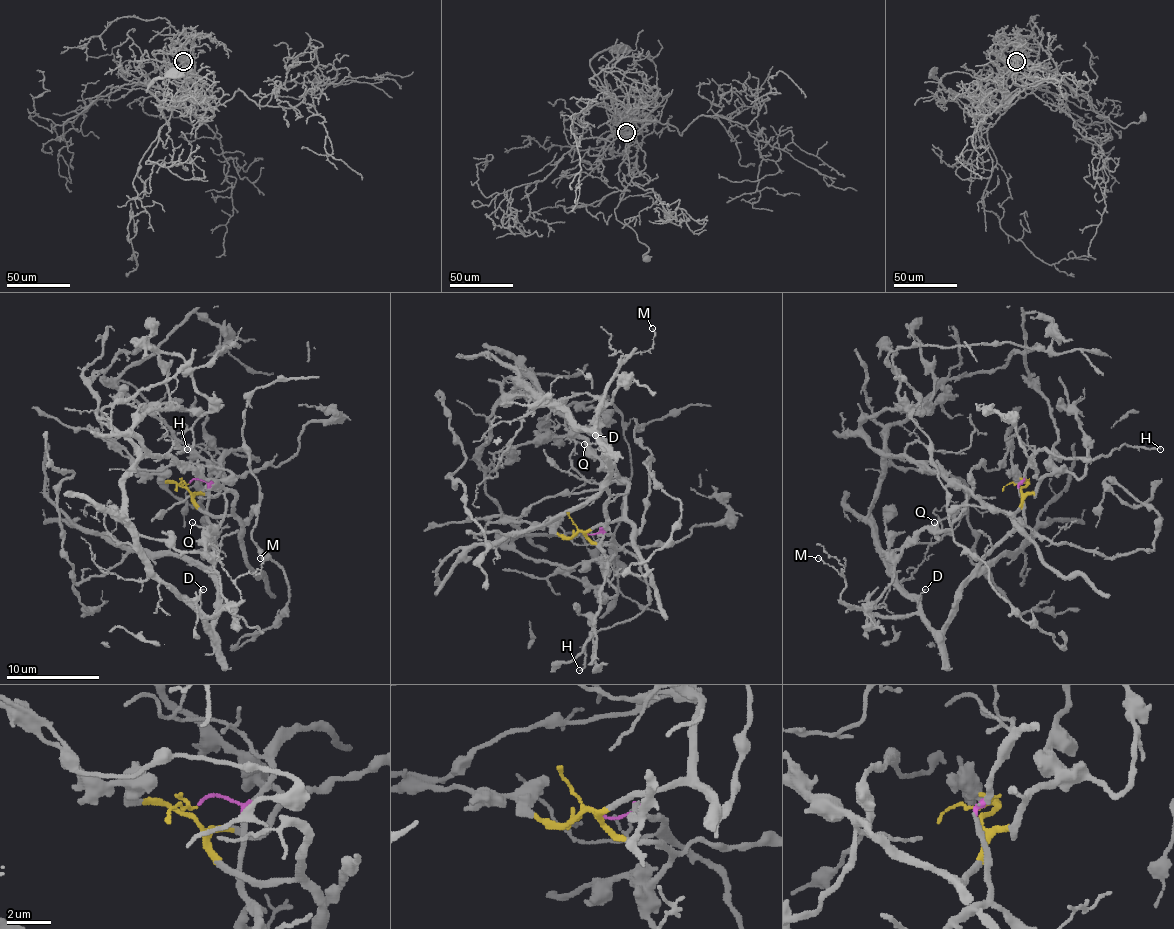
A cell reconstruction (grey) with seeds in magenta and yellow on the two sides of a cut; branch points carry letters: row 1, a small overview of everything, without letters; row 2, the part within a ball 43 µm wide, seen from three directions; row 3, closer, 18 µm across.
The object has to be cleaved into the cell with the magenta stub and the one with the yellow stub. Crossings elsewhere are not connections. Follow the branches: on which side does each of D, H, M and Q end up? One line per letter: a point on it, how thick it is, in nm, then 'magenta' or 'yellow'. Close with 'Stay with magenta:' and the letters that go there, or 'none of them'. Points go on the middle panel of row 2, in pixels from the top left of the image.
D: at (595, 435); 120 nm thick; magenta
H: at (579, 670); 170 nm thick; magenta
M: at (652, 328); 110 nm thick; magenta
Q: at (584, 444); 120 nm thick; yellow
Stay with magenta: D, H, M

